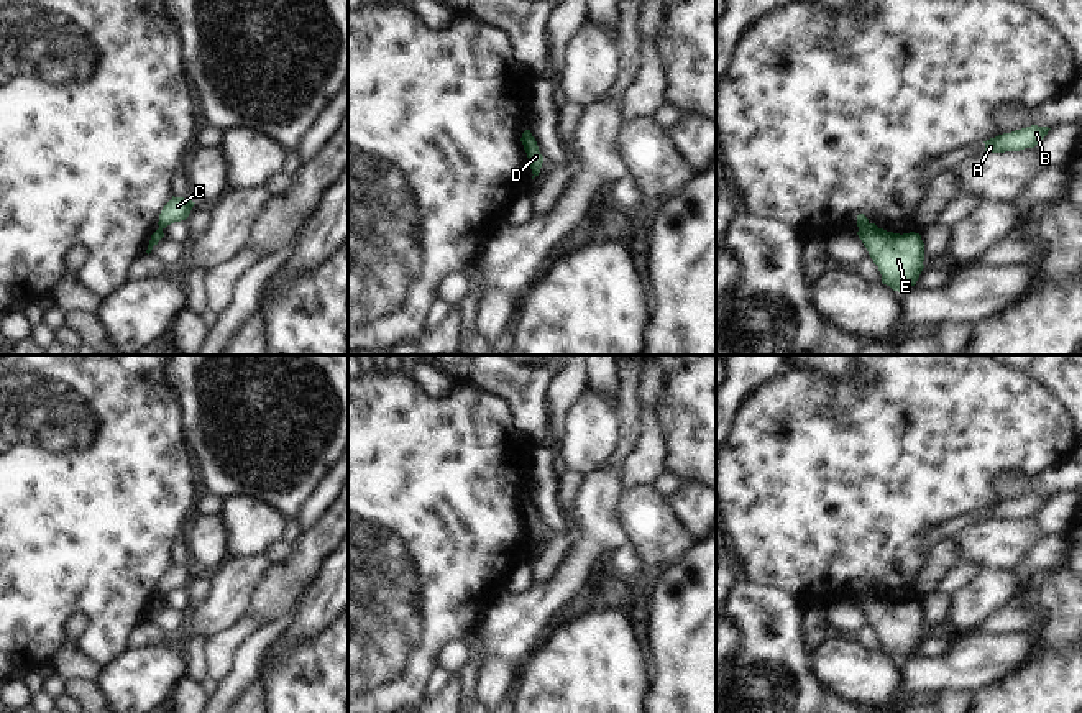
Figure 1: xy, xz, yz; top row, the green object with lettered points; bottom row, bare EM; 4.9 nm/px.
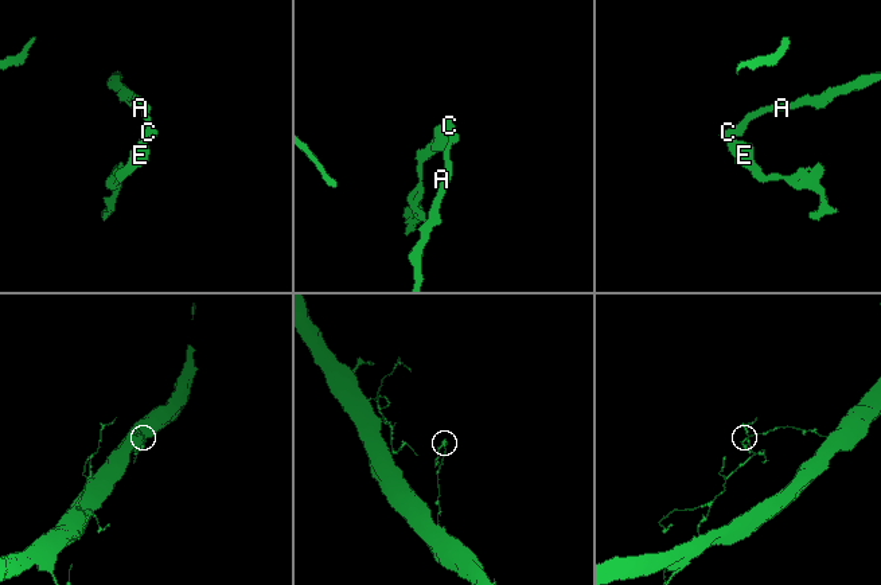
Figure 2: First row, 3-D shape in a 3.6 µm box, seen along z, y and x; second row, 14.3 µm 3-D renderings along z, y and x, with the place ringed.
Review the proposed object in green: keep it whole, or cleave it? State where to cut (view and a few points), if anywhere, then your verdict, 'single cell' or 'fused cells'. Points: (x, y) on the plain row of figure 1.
cut in yz along (867, 590), (859, 598); fused cells

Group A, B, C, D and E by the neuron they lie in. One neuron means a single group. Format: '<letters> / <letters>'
A B C / D E

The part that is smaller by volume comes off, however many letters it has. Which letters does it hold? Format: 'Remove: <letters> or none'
Remove: D, E

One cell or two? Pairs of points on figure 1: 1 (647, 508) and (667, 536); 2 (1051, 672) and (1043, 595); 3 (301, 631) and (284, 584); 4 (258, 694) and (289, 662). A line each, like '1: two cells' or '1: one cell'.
1: one cell
2: one cell
3: two cells
4: two cells

